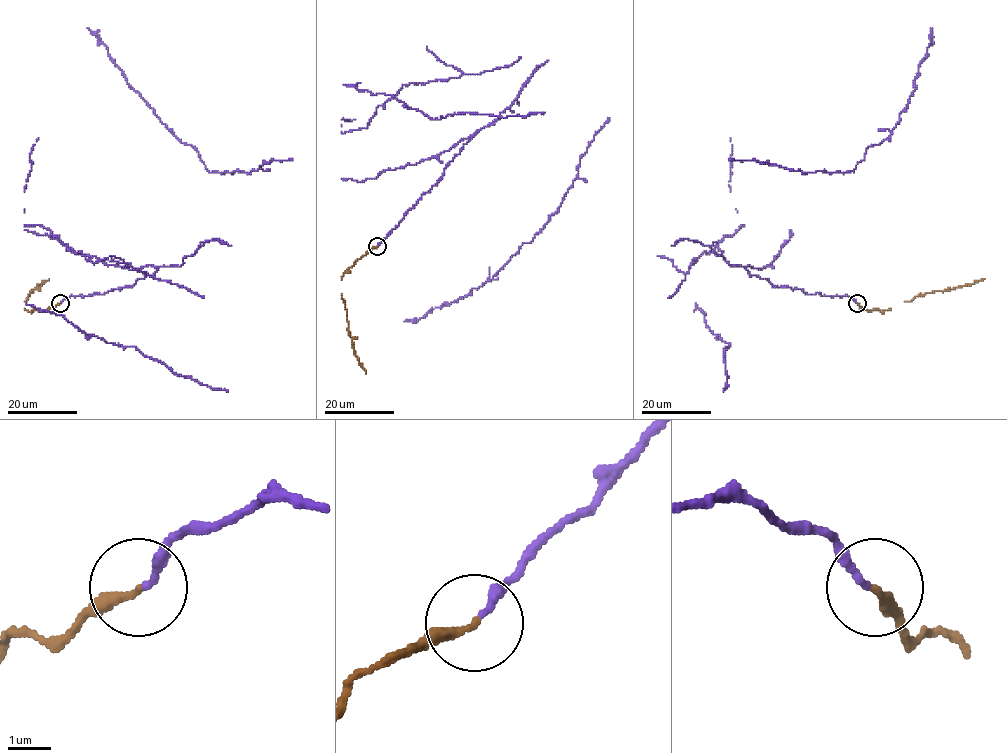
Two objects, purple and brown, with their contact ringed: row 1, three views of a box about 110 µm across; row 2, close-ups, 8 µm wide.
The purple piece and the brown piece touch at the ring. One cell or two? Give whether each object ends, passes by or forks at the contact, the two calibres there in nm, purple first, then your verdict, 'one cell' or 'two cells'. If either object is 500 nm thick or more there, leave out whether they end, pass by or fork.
purple ends | brown ends | 180/220 nm | one cell

